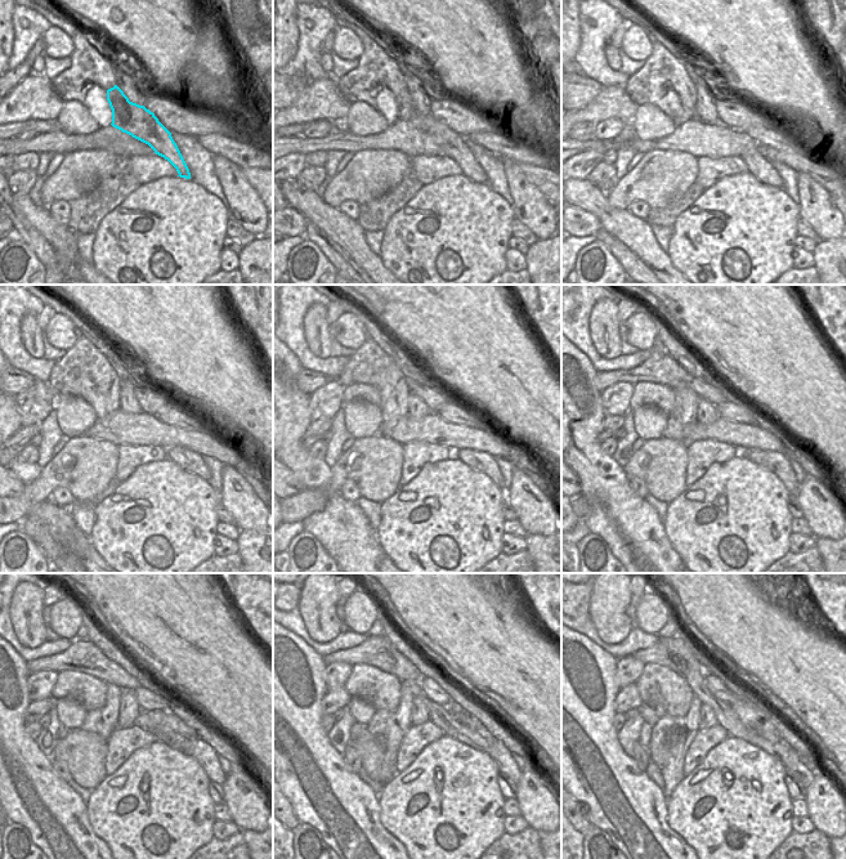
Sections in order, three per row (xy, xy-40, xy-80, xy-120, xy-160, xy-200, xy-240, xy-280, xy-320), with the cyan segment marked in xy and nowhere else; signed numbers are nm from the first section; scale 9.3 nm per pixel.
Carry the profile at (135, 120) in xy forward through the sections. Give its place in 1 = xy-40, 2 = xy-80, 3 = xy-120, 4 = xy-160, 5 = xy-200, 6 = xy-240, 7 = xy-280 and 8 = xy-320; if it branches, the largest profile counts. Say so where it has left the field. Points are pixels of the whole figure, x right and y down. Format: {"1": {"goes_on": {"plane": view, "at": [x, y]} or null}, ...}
{"1": {"goes_on": {"plane": "xy-40", "at": [452, 144]}}, "2": {"goes_on": {"plane": "xy-80", "at": [757, 165]}}, "3": {"goes_on": {"plane": "xy-120", "at": [188, 460]}}, "4": {"goes_on": {"plane": "xy-160", "at": [480, 461]}}, "5": {"goes_on": {"plane": "xy-200", "at": [778, 462]}}, "6": {"goes_on": {"plane": "xy-240", "at": [207, 757]}}, "7": {"goes_on": {"plane": "xy-280", "at": [507, 768]}}, "8": {"goes_on": {"plane": "xy-320", "at": [795, 768]}}}

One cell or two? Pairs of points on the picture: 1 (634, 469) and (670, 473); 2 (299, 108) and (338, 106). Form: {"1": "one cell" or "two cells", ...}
{"1": "one cell", "2": "one cell"}

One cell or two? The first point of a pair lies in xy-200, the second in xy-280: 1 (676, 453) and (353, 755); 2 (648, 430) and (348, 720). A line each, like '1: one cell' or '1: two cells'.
1: two cells
2: two cells

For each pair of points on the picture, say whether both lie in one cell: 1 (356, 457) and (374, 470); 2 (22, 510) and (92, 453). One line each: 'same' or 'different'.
1: same
2: same

